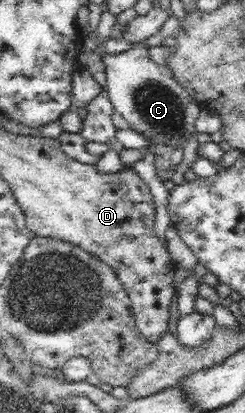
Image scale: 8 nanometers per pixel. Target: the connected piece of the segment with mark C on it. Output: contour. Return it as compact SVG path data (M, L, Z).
M135 44L130 50L113 55L105 53L102 46L98 50L106 67L104 89L110 102L127 120L130 129L142 135L148 146L165 146L174 151L179 147L184 148L195 134L198 134L196 121L204 107L199 105L161 65L149 59L148 48Z

